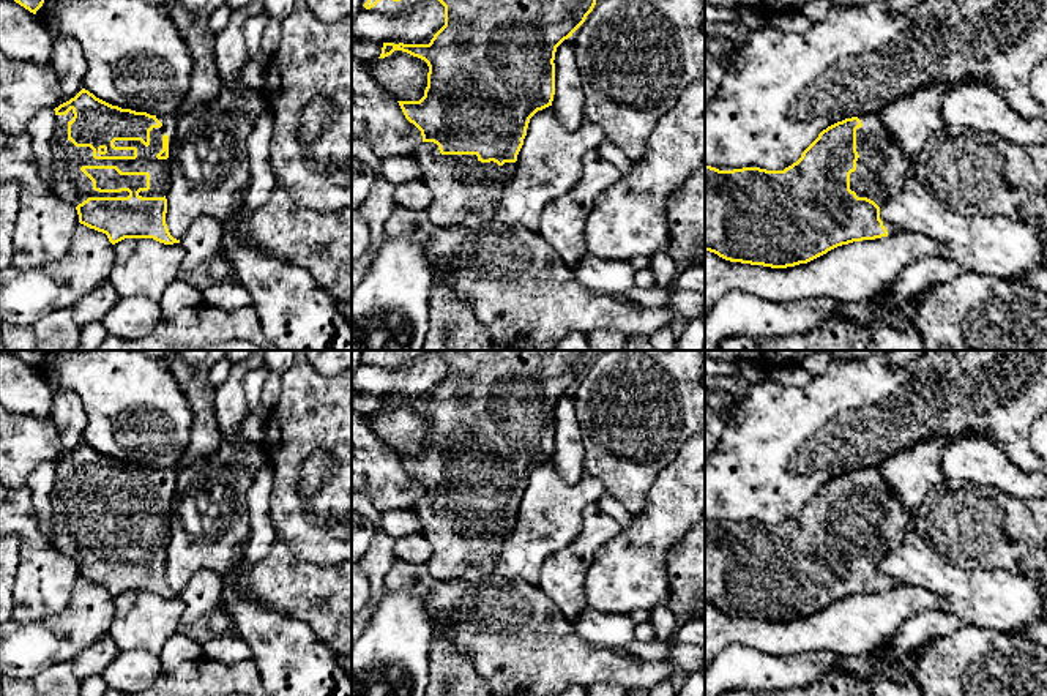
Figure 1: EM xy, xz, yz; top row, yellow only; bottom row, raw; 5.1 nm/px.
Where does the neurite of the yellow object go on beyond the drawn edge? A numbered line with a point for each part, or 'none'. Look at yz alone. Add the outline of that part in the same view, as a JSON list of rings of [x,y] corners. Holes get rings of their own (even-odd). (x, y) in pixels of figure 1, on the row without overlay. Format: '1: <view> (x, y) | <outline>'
1: yz (882, 523) | [[[875,467],[858,470],[863,477],[856,483],[856,524],[850,527],[850,543],[858,551],[867,551],[878,560],[902,544],[904,537],[915,530],[913,513],[889,489]]]

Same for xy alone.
1: xy (70, 537) | [[[73,462],[66,469],[55,469],[55,483],[50,494],[54,511],[54,544],[65,556],[77,560],[88,551],[128,551],[128,544],[99,546],[93,535],[80,524],[82,519],[117,519],[121,526],[148,526],[150,543],[140,544],[142,551],[164,551],[170,541],[170,515],[177,489],[177,469],[158,469],[161,481],[150,485],[150,499],[140,494],[115,494],[115,500],[136,500],[136,513],[95,513],[90,500],[76,500],[68,492],[68,477],[73,473]],[[162,489],[169,489],[169,511],[158,513],[162,503]]]

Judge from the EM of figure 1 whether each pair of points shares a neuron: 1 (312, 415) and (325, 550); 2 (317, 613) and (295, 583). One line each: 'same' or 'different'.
1: same
2: same

